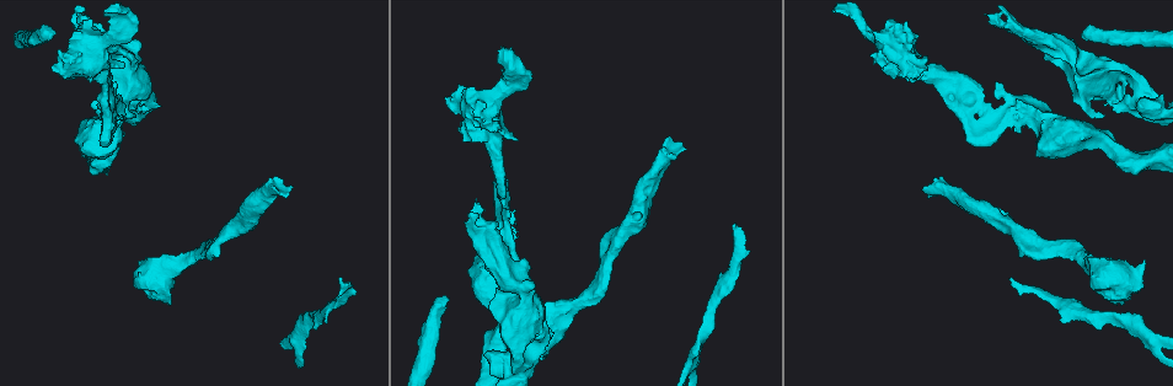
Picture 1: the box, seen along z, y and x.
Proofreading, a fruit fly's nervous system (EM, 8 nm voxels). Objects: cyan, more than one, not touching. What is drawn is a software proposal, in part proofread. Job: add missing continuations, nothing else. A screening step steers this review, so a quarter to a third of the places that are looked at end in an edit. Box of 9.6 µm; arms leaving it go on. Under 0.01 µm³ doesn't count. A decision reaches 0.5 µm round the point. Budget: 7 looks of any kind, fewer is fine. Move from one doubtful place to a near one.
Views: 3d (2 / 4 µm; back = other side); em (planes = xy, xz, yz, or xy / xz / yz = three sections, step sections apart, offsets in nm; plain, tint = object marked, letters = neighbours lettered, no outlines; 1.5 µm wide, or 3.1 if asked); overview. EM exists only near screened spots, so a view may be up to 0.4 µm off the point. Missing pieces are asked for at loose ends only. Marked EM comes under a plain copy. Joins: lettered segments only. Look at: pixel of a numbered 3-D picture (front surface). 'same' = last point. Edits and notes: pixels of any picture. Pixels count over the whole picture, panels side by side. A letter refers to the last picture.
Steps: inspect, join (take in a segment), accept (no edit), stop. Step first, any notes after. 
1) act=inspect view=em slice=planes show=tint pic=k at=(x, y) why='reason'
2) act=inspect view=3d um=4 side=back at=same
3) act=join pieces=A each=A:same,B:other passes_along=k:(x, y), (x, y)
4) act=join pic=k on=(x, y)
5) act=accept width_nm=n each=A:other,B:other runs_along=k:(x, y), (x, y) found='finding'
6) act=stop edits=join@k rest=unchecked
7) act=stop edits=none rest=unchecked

act=inspect view=3d um=4 pic=1 at=(544, 357)

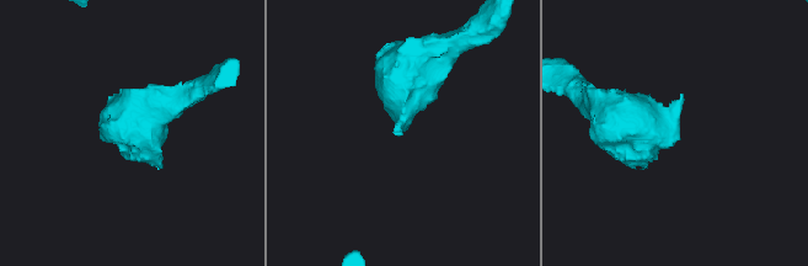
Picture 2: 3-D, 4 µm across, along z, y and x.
act=inspect view=em slice=planes show=letters pic=2 at=(406, 130)

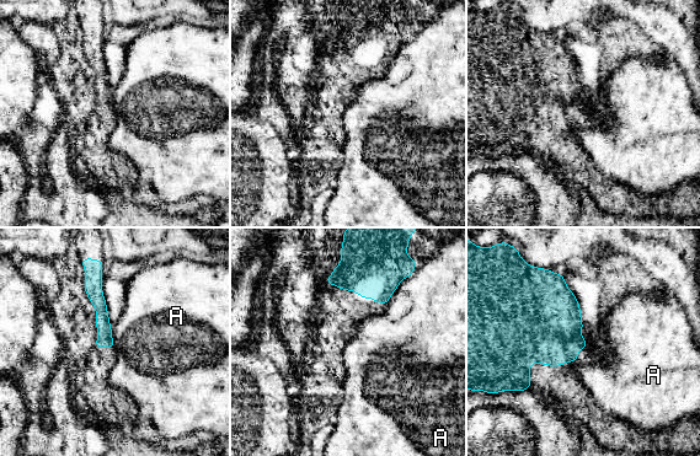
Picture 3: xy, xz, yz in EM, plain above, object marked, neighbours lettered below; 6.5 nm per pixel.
act=accept each=A:other runs_along=3:(99, 273), (101, 345) found='none of them fits'

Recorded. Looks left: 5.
act=inspect view=3d um=2 pic=1 at=(524, 261) why='stops while still wide'

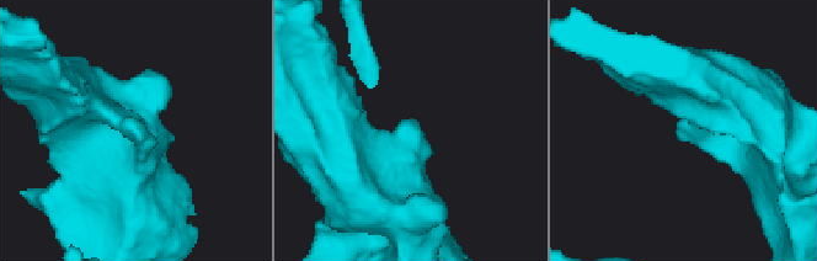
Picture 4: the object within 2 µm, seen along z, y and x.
act=inspect view=em slice=planes show=letters pic=4 at=(681, 139) why='now the EM'

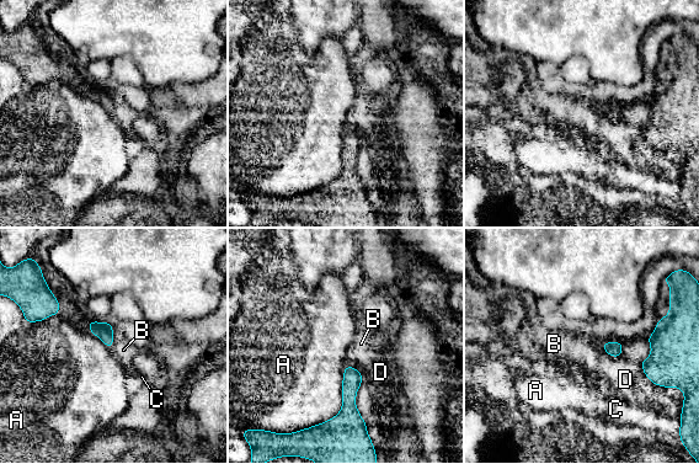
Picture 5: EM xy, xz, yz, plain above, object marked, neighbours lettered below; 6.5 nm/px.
act=accept each=A:other,B:other,C:other,D:other border=5:(346, 366), (342, 408), (313, 425) found='no lettered segment goes on from it'

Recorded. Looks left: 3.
act=inspect view=em slice=xz step=4 show=letters pic=1 at=(442, 296) why='an open end'

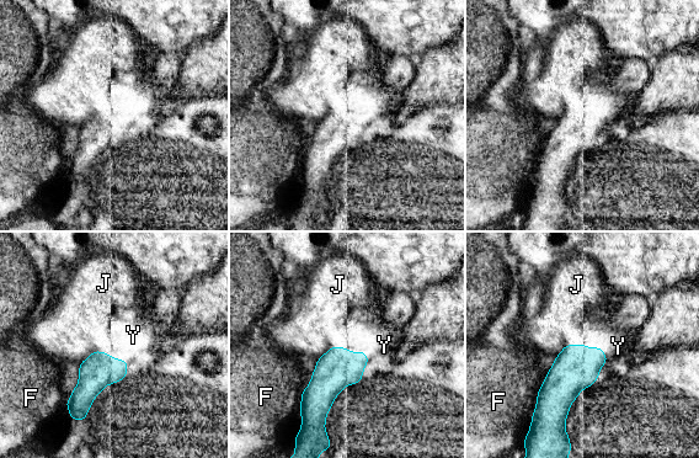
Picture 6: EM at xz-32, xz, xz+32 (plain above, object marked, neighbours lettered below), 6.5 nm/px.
act=inspect view=em slice=planes show=letters at=same why='cut it another way'

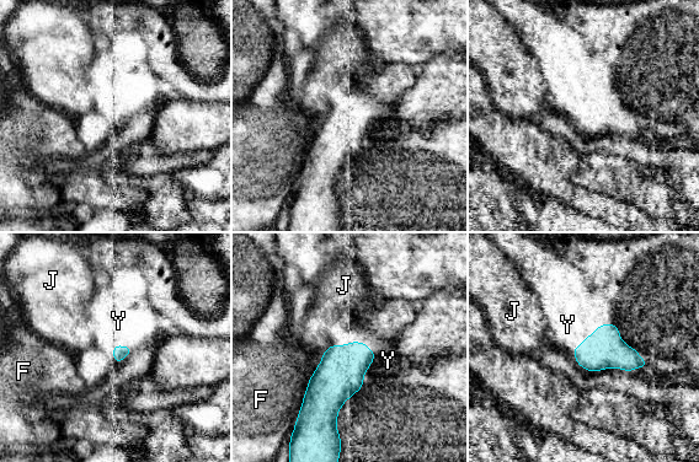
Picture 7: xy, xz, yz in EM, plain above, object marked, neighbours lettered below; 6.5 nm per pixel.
act=join pieces=Y each=F:other,J:other,Y:same found='the cell continues'

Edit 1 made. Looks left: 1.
act=stop edits=join@7 rest=unchecked

